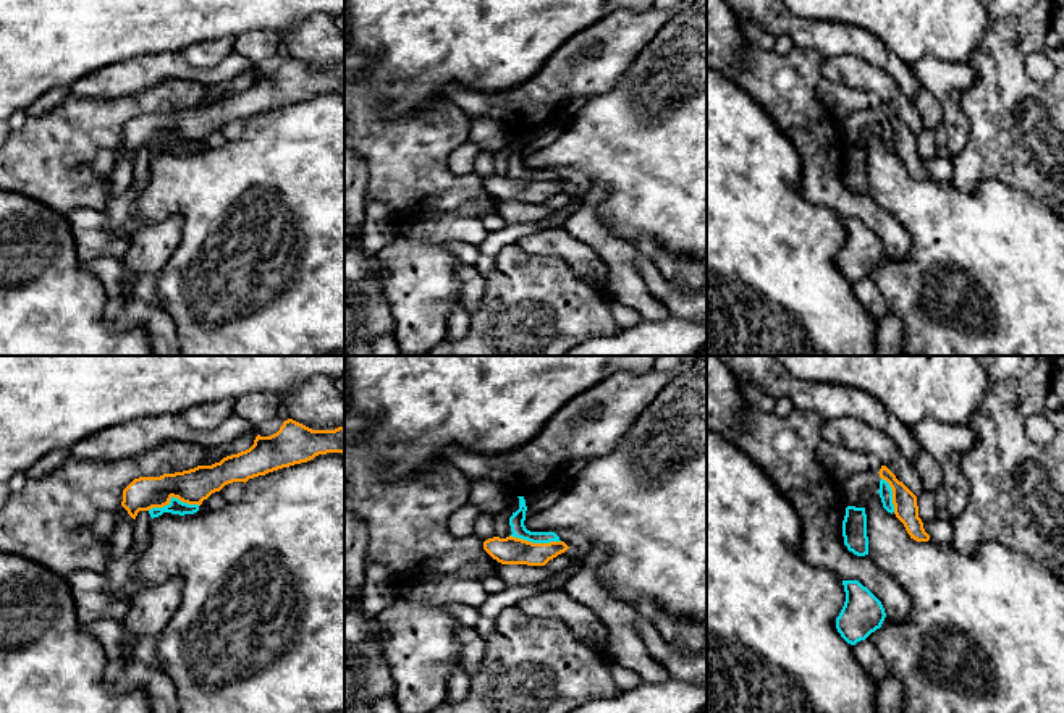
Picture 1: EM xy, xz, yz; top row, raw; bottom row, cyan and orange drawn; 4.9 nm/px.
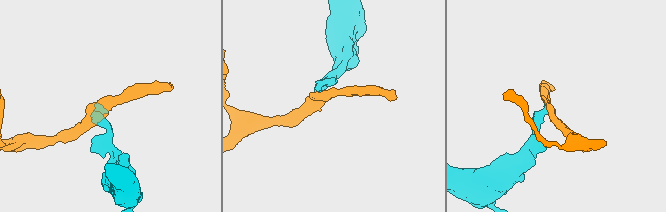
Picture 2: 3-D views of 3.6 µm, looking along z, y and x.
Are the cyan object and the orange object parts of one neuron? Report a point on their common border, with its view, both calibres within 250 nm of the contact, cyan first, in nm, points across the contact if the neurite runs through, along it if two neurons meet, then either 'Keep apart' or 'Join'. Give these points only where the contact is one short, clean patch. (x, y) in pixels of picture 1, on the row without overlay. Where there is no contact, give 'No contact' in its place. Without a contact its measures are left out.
Touches cyan at xy (173, 136). Thickness 70 nm (cyan) against 170 nm. Boundary: xy (199, 143), (172, 136), (162, 144), (147, 147). Keep apart

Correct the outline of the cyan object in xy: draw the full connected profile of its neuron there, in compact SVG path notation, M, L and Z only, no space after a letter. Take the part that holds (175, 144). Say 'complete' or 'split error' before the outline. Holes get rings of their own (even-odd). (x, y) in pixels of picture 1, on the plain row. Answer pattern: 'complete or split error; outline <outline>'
complete; outline M171 134L171 137L170 137L170 141L167 144L152 146L152 147L149 147L149 152L154 157L154 155L162 154L163 150L184 154L184 152L194 152L197 149L199 149L199 142L188 142L188 141L183 141L178 136Z

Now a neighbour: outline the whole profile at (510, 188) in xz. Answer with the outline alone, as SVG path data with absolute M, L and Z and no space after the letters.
M511 173L483 179L483 188L501 202L545 204L568 186L564 179L532 181Z

